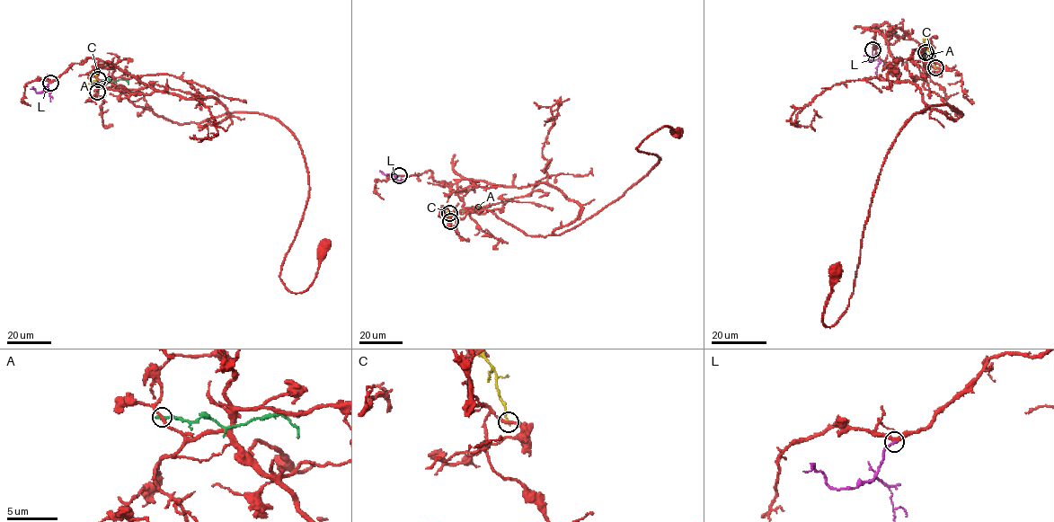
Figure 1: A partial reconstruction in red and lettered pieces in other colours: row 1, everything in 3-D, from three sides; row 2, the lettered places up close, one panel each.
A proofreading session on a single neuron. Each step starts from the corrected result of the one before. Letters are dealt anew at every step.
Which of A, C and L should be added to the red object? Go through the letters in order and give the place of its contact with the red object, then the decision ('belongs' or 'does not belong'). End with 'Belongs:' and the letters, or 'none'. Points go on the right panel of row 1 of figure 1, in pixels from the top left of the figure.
A: meets red at (925, 52); does not belong
C: meets red at (935, 67); does not belong
L: meets red at (872, 49); belongs
Belongs: L

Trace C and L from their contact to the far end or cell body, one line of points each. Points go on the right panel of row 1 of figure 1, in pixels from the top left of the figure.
C: (935, 67), (932, 54), (925, 43), (925, 38)
L: (872, 49), (870, 61), (867, 55), (864, 55)

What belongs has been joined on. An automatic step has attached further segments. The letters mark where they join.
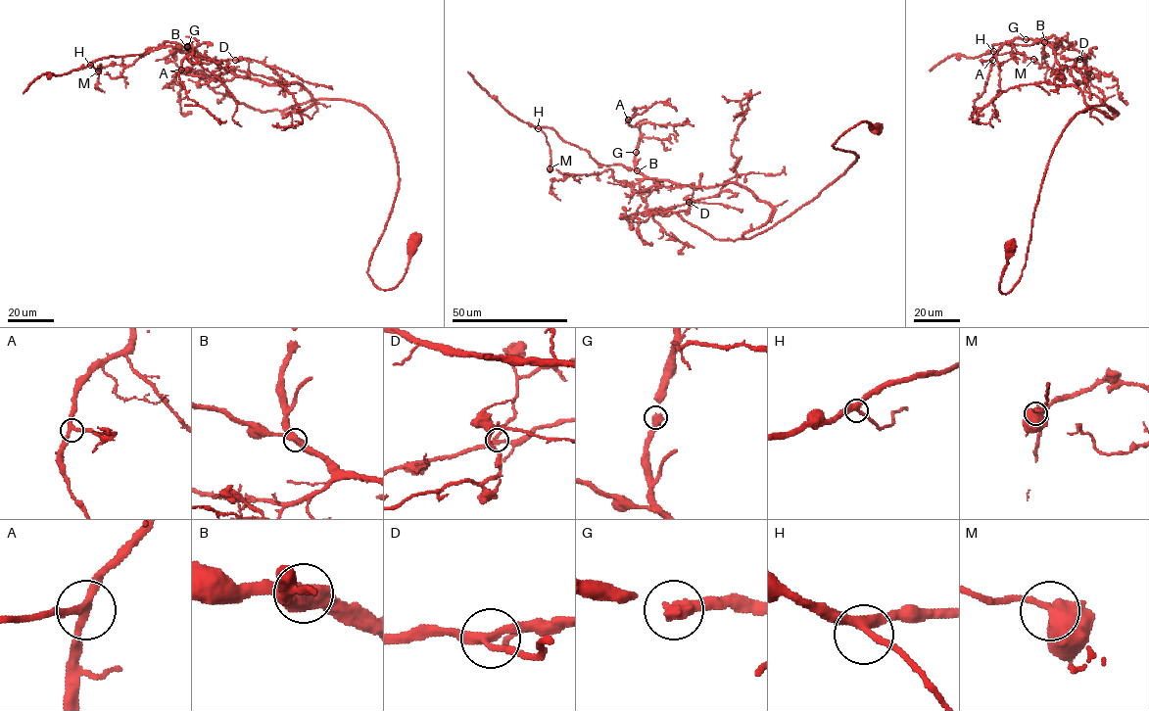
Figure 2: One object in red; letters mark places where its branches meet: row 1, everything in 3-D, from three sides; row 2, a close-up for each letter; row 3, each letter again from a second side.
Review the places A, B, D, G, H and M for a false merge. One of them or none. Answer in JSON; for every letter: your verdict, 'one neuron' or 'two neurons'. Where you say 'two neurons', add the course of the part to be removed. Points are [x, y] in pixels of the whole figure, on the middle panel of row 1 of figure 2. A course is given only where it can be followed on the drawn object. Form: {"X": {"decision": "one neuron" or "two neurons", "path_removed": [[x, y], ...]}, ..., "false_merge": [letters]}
{"A": {"decision": "one neuron"}, "B": {"decision": "two neurons", "path_removed": [[637, 170], [618, 164], [599, 165], [588, 151], [565, 142], [552, 128], [535, 127], [520, 120], [467, 72]]}, "D": {"decision": "one neuron"}, "G": {"decision": "one neuron"}, "H": {"decision": "one neuron"}, "M": {"decision": "one neuron"}, "false_merge": ["B"]}

